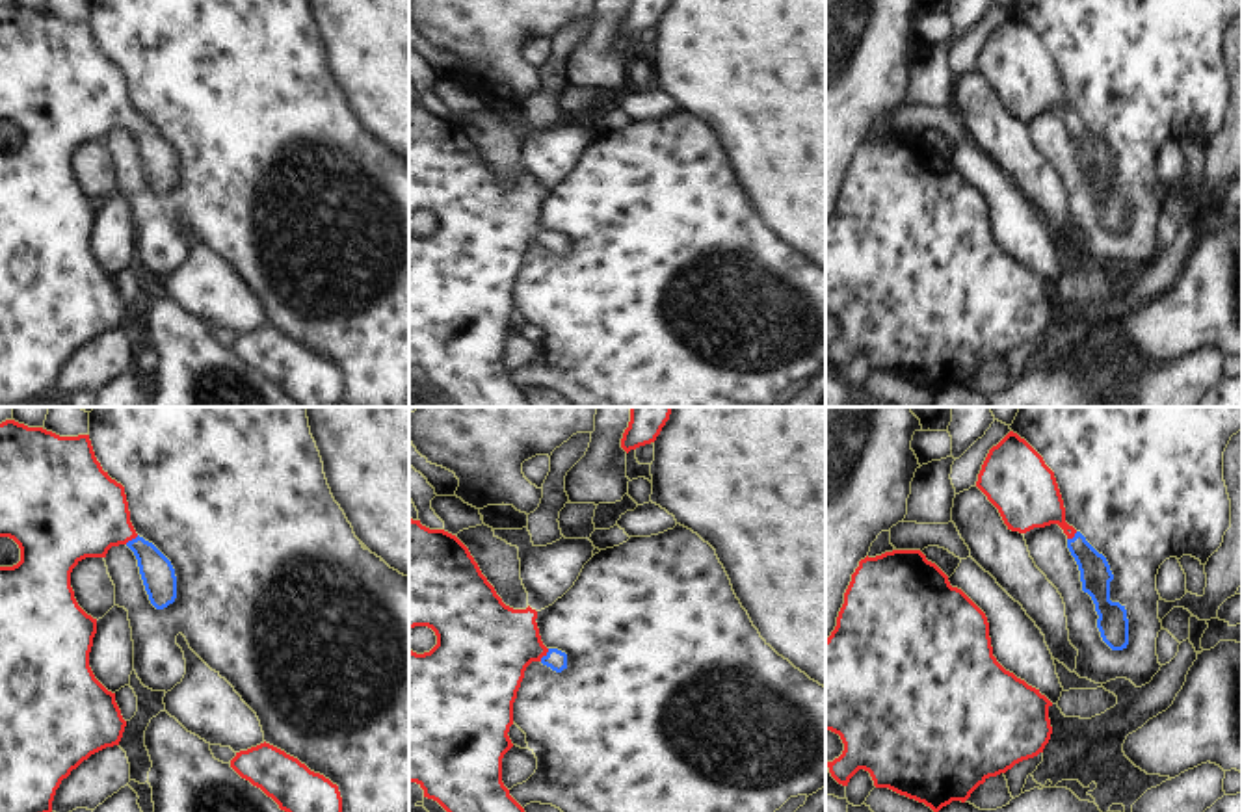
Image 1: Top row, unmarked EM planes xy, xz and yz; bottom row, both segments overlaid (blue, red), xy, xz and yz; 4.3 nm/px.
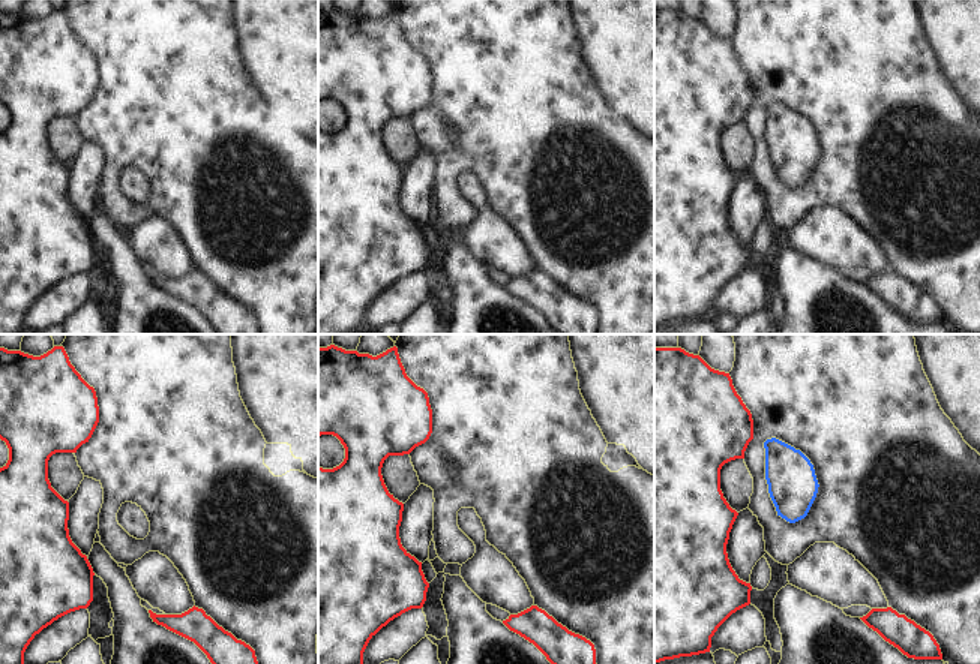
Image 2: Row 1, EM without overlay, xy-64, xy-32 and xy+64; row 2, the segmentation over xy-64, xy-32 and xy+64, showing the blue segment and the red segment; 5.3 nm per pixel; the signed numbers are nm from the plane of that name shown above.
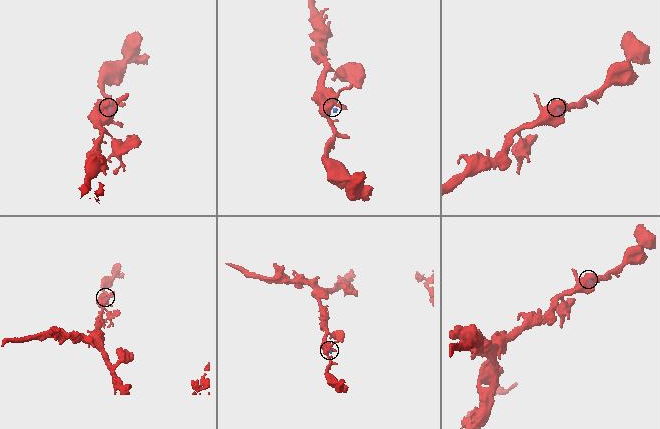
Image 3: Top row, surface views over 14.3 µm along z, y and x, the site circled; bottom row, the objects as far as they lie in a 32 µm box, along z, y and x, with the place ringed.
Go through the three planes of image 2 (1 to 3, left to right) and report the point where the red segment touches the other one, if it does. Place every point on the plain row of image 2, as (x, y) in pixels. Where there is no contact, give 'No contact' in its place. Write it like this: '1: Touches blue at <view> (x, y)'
1: No contact
2: No contact
3: No contact

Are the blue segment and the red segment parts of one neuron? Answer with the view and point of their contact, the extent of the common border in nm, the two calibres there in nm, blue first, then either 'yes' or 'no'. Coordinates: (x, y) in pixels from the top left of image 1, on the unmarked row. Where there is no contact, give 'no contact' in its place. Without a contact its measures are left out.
contact xz (547, 238); length 70 nm; calibres 90 and 360 nm; yes

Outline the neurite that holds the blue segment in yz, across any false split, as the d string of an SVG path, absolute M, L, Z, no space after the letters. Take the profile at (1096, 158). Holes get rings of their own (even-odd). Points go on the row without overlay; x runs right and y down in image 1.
M1010 15L989 33L976 71L998 93L1011 115L1026 117L1050 108L1064 113L1067 132L1080 154L1082 175L1095 188L1103 225L1112 234L1127 232L1129 203L1125 190L1110 184L1110 165L1114 164L1110 149L1080 115L1065 106L1065 91L1054 56L1043 41L1024 22Z

